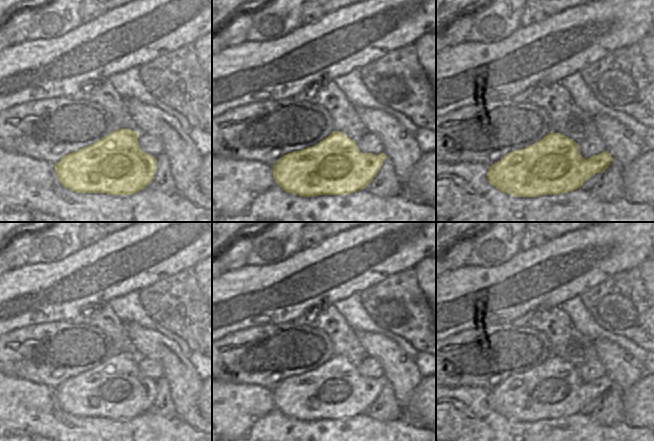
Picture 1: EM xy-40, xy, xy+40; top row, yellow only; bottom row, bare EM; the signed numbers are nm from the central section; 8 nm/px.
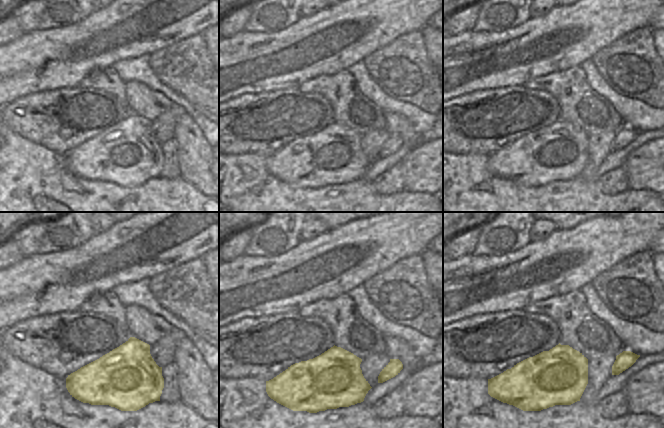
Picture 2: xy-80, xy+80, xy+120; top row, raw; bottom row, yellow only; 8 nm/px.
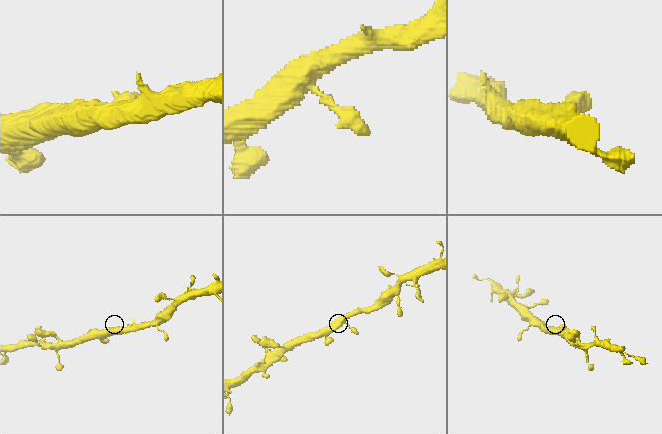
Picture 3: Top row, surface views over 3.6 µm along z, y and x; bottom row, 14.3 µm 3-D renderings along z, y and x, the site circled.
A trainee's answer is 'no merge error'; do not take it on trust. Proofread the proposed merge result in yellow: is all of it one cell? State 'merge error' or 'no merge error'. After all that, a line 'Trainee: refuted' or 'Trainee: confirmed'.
no merge error
Trainee: confirmed

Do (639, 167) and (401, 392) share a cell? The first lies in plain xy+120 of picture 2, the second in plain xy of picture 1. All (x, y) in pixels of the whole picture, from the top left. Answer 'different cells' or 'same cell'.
different cells

